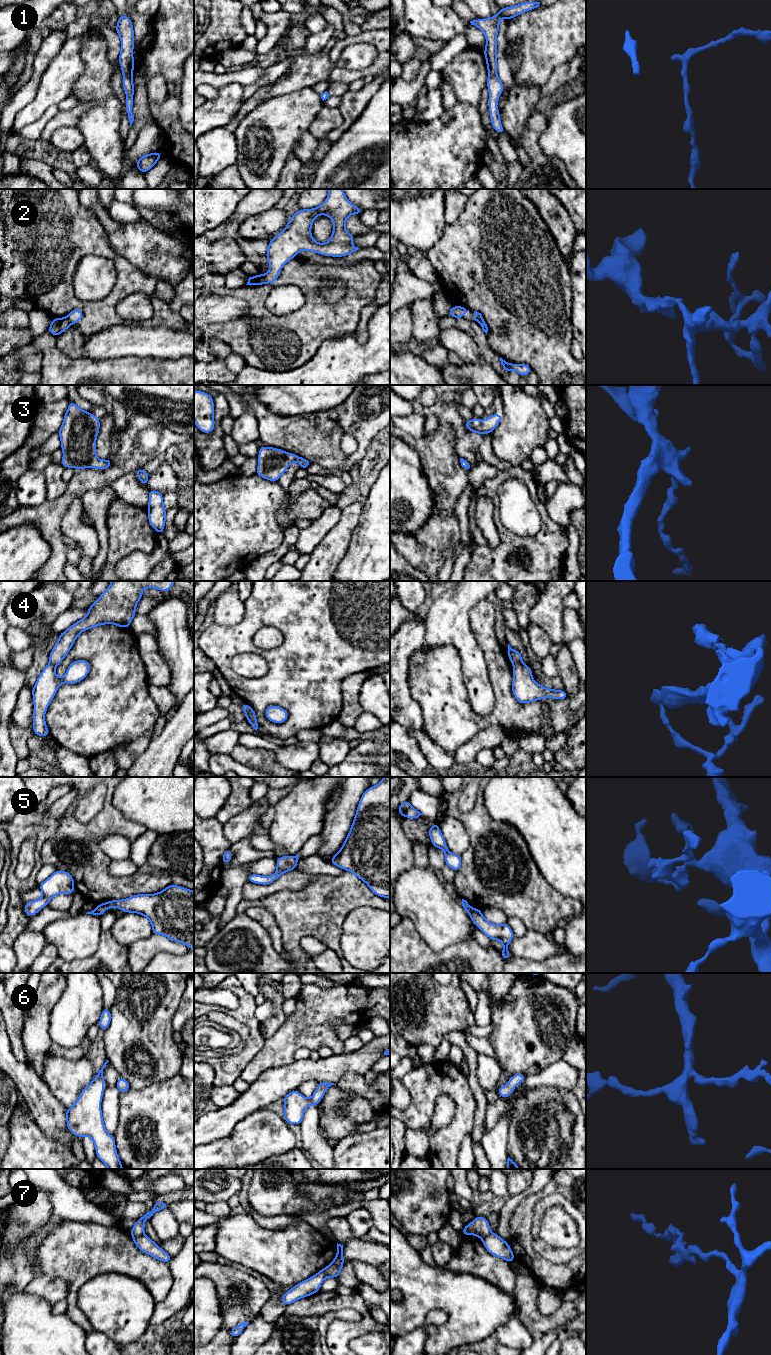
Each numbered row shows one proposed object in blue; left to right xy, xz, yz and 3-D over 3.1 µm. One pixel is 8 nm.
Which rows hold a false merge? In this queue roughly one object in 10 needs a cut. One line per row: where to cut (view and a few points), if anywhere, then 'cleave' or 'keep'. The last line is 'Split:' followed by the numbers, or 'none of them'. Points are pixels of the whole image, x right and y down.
1: no cut; keep
2: cut in xz along (262, 275), (266, 282); cleave
3: no cut; keep
4: cut in yz along (513, 664), (523, 665); cleave
5: cut in xy along (96, 906), (101, 913); cleave
6: no cut; keep
7: cut in xz along (343, 1261), (330, 1265); cleave
Split: 2, 4, 5, 7

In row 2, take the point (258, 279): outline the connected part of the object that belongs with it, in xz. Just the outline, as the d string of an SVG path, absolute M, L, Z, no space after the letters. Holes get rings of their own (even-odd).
M258 274L258 275L255 275L255 276L252 276L252 277L249 277L248 279L248 282L246 285L263 285L265 284L265 280L264 280L264 277L263 275L261 274Z

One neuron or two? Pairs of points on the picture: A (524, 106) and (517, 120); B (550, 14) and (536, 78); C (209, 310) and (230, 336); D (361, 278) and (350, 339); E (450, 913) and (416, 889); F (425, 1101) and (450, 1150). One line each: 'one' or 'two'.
A: one
B: one
C: two
D: two
E: one
F: one

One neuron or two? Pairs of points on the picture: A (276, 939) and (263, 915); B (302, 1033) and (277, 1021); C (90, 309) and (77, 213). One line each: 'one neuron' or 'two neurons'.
A: one neuron
B: two neurons
C: one neuron

